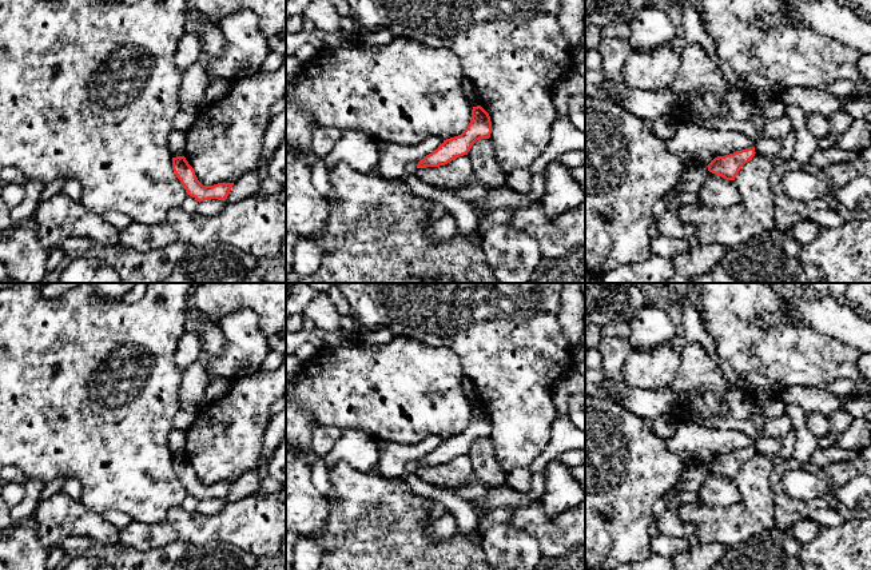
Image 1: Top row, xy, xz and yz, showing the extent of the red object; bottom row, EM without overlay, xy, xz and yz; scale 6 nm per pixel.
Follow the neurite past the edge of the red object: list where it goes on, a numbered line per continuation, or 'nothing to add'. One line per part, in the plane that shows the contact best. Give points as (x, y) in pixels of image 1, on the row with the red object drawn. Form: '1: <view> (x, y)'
nothing to add

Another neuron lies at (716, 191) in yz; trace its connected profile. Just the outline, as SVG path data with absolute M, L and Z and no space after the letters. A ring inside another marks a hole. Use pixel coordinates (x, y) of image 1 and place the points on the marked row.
M708 174L704 184L697 192L700 204L704 208L729 207L740 200L740 194L733 180Z

